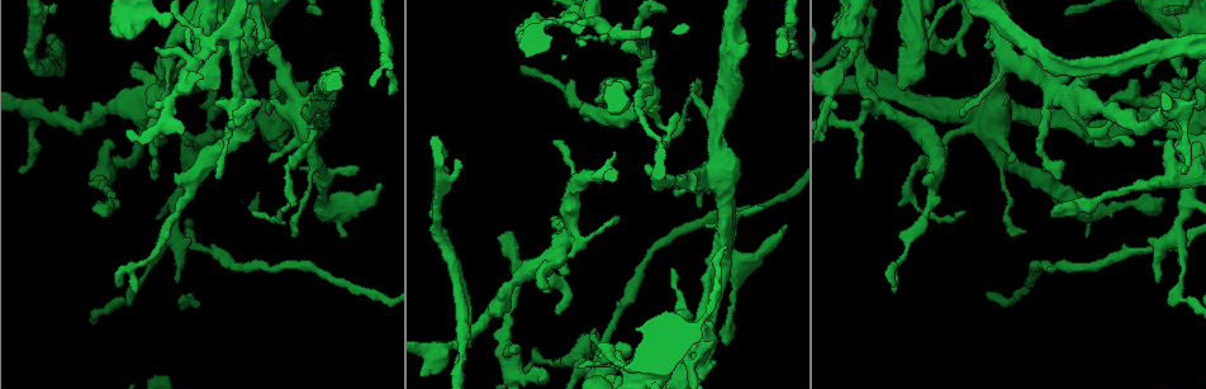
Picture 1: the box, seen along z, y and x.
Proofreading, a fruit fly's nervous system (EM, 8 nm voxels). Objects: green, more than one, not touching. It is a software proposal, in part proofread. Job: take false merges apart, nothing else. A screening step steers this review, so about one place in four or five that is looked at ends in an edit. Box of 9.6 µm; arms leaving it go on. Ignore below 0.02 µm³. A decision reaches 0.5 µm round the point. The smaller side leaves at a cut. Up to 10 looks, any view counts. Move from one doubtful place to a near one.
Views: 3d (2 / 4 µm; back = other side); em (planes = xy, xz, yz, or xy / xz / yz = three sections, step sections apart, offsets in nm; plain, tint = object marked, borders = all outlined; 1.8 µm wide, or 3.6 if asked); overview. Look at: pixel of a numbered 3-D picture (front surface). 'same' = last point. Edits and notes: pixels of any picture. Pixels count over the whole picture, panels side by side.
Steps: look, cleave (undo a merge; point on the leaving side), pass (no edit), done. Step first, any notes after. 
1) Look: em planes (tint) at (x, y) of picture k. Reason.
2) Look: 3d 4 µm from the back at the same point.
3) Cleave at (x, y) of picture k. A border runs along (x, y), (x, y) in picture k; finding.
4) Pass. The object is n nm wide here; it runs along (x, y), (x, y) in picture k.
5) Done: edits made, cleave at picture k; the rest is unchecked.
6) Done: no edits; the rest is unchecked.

Look: em 3.6 µm planes (tint) at (850, 21) of picture 1. Abrupt turn.

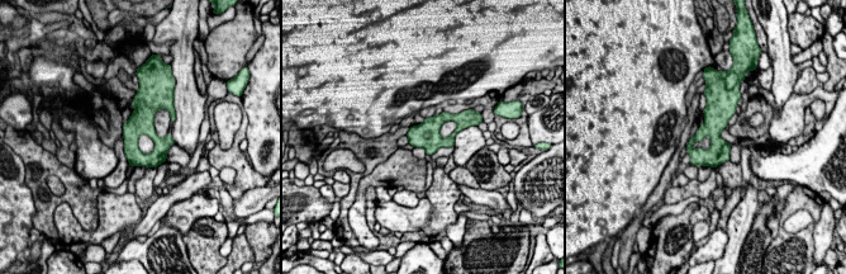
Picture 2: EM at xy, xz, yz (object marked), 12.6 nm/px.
Pass. Continuous, no second cell.

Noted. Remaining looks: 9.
Look: em planes (tint) at (842, 42) of picture 1. Closes a loop.

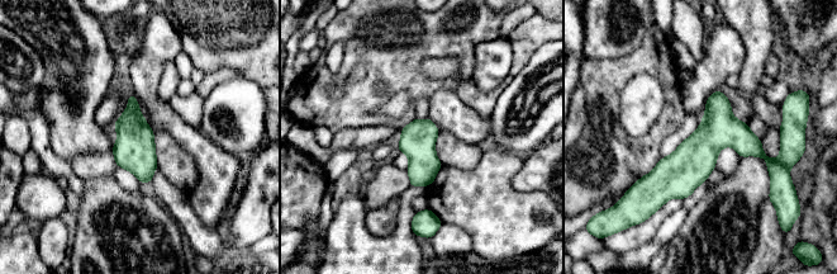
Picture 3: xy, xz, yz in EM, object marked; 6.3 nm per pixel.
Pass. It runs along (776, 163), (712, 140), (645, 180) in picture 3; one cell here.

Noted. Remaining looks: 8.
Look: 3d 2 µm at (160, 92) of picture 1. Four-way junction.

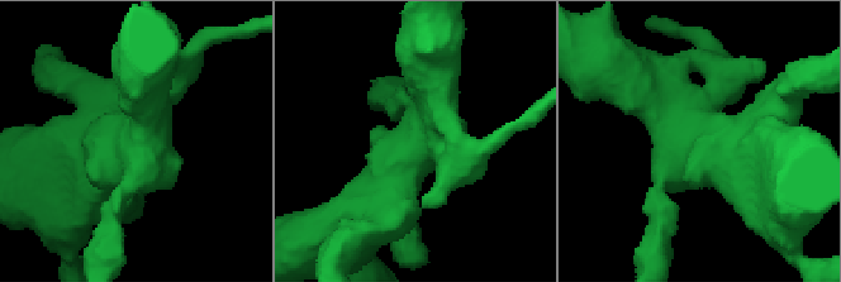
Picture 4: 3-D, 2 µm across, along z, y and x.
Look: em planes (tint) at (418, 146) of picture 4. 4 arms meet here.

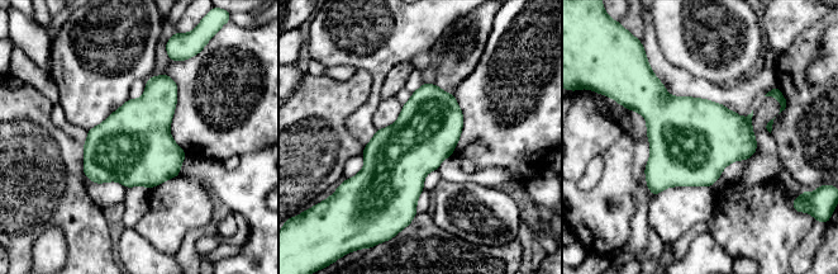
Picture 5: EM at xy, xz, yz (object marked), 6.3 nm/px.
Pass. Continuous, no second cell.

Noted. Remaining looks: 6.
Look: 3d 4 µm at (626, 374) of picture 1. Sudden change in width.

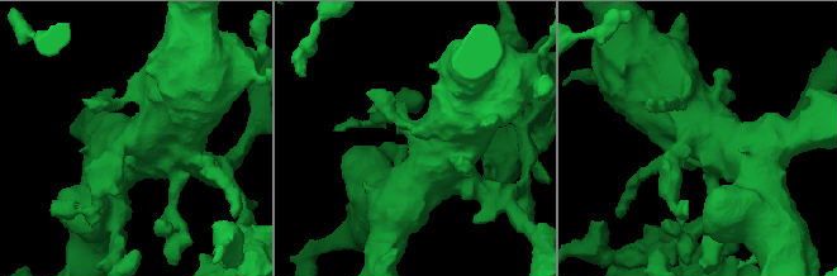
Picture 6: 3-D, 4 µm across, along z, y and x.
Look: em xy step 4 (tint) at (131, 144) of picture 6.

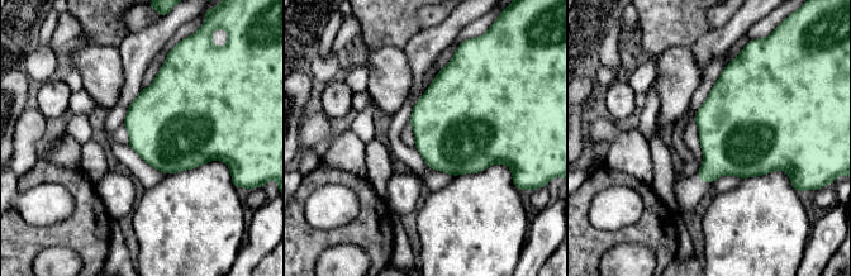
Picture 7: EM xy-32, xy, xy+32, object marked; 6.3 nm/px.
Pass. One cell here.

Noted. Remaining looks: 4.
Look: em 3.6 µm planes (borders) at (722, 184) of picture 1. Looks like a crossing.

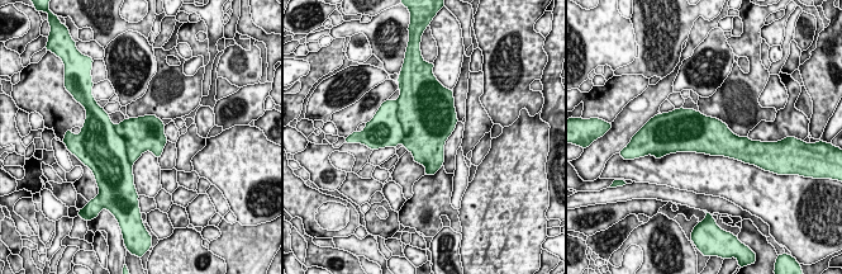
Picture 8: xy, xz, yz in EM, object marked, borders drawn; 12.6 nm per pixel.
Cleave at (415, 112) of picture 8. A border runs along (396, 102), (402, 142) in picture 8; two cells meet here.

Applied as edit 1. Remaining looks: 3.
Done: edits made, cleave at picture 8; the rest is unchecked.

